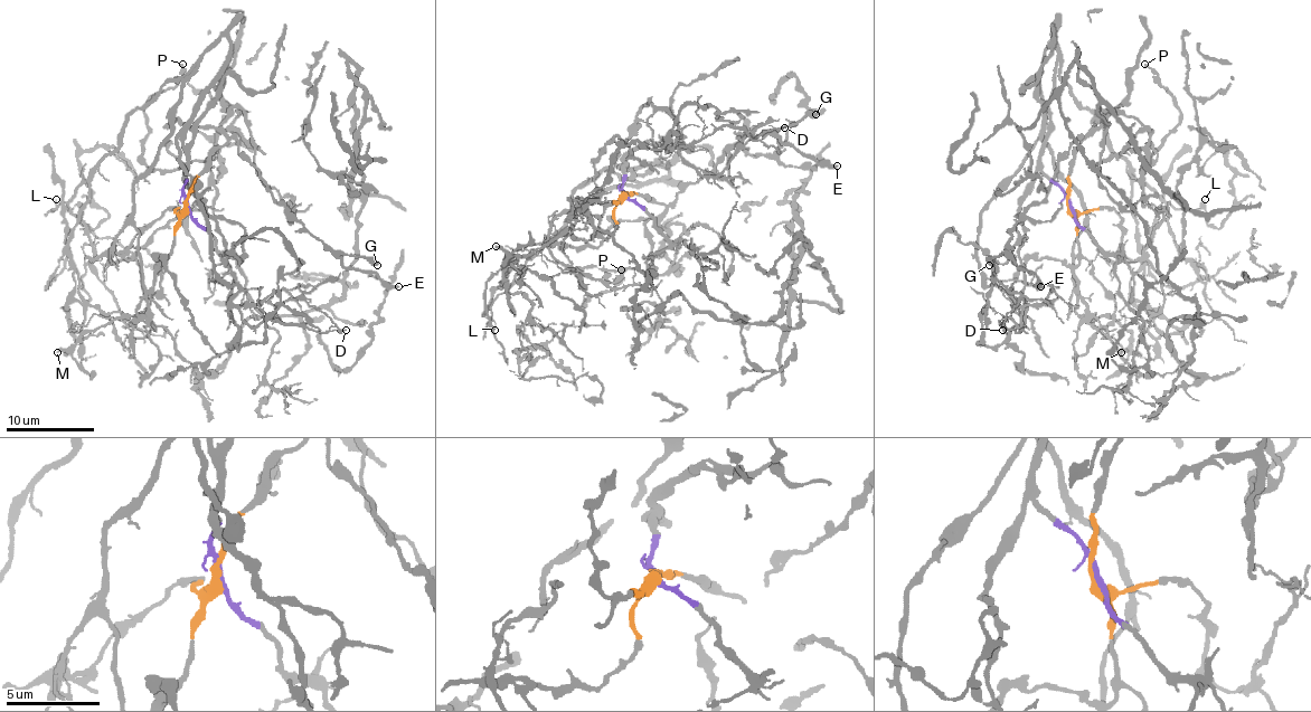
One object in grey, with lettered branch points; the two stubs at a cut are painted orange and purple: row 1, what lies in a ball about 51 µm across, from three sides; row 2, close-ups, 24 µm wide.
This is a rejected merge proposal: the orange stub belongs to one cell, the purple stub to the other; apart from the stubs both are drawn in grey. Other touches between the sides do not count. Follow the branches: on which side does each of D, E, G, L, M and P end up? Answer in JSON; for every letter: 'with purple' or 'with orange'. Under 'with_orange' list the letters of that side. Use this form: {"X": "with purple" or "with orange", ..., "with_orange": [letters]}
{"D": "with purple", "E": "with orange", "G": "with orange", "L": "with purple", "M": "with orange", "P": "with orange", "with_orange": ["E", "G", "M", "P"]}

